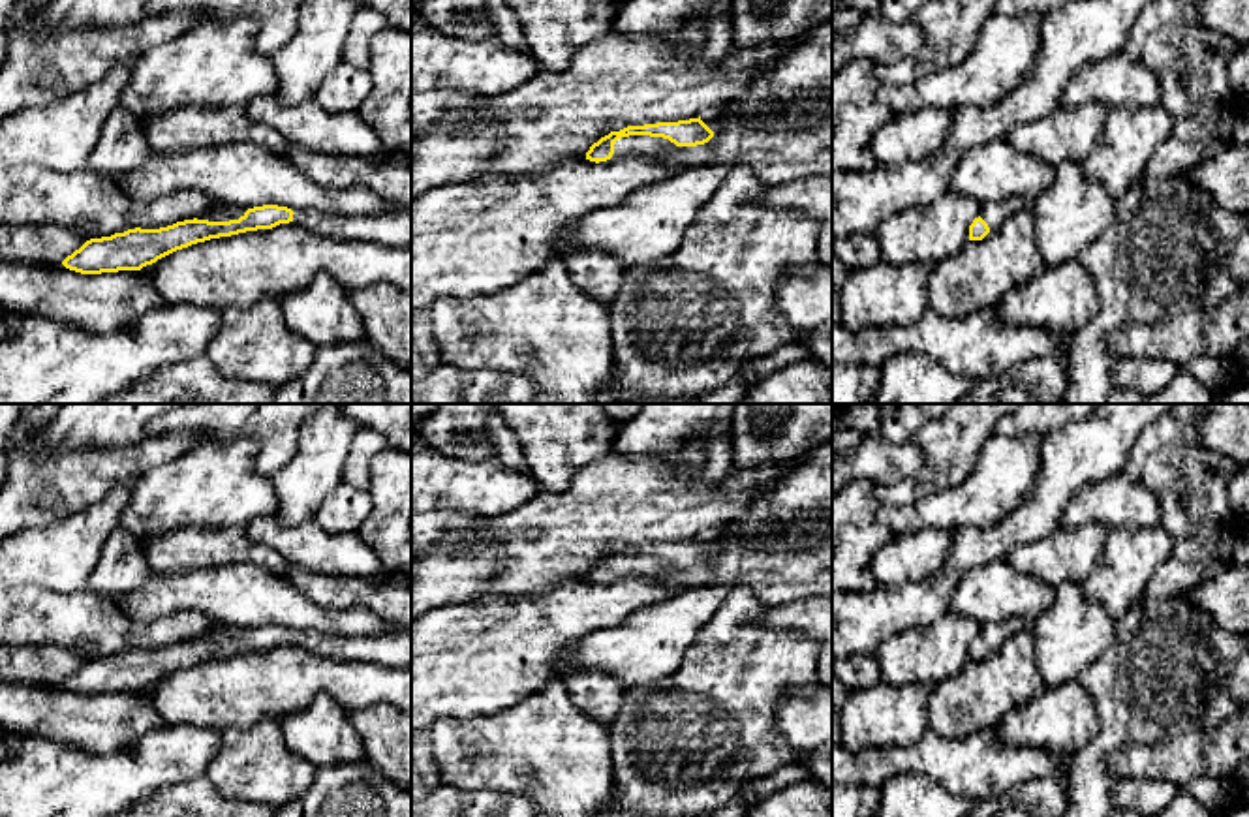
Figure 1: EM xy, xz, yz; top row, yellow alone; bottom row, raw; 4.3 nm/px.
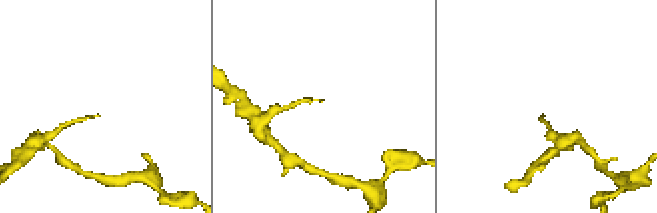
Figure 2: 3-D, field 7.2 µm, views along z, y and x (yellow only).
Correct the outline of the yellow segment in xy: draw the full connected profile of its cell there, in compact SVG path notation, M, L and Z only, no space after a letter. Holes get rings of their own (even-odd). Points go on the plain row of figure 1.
M216 624L216 627L203 635L201 640L184 640L160 650L128 650L124 654L115 654L111 657L90 659L71 676L68 676L62 686L69 691L81 695L101 695L101 693L118 693L118 691L141 691L146 686L156 684L158 680L188 669L197 663L210 659L231 657L246 652L272 650L280 644L302 644L312 652L347 661L368 661L387 669L411 669L411 629L393 629L379 635L364 637L344 637L329 635L321 631L291 631L278 625L263 625L254 629L244 629L229 624Z

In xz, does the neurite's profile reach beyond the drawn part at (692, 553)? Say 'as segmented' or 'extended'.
extended

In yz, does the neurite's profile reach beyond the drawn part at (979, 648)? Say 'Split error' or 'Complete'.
Split error

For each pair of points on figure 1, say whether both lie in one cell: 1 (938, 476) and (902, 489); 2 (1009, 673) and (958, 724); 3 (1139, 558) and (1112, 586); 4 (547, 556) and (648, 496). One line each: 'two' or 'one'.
1: one
2: one
3: one
4: one

